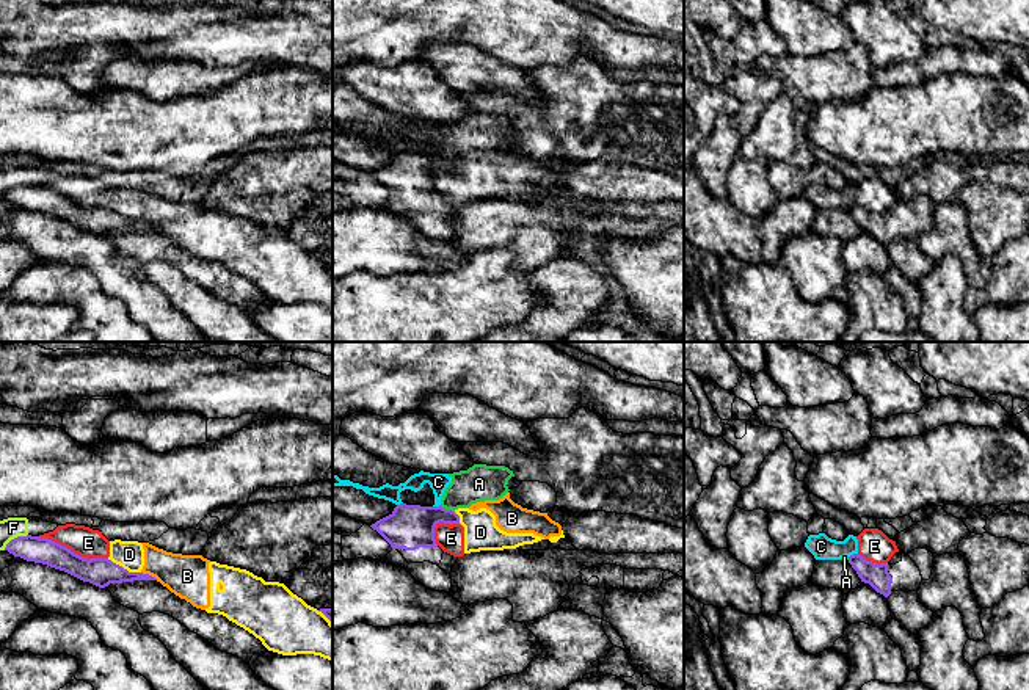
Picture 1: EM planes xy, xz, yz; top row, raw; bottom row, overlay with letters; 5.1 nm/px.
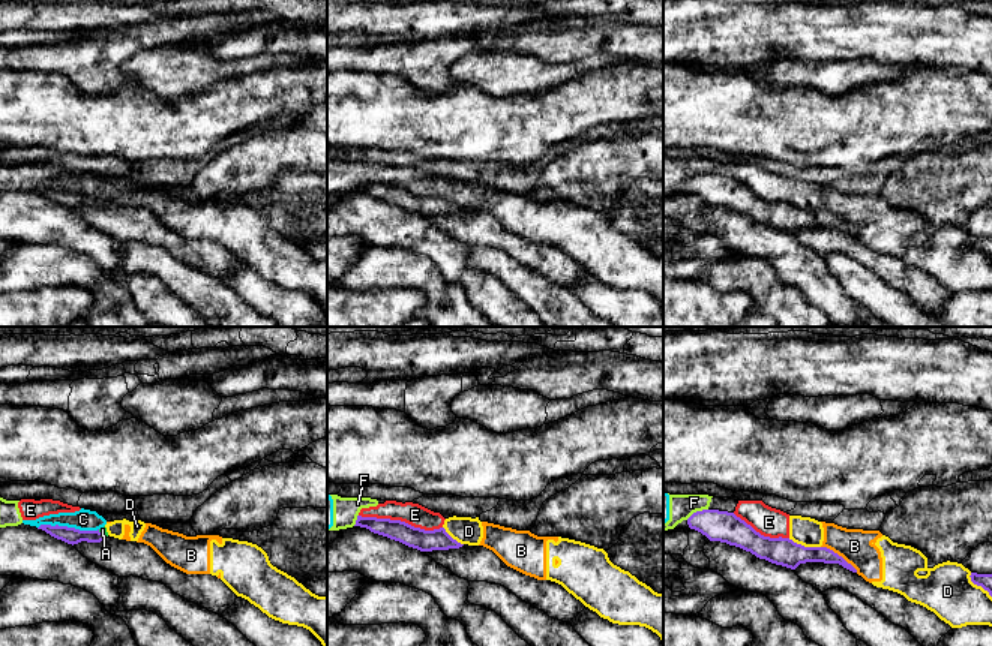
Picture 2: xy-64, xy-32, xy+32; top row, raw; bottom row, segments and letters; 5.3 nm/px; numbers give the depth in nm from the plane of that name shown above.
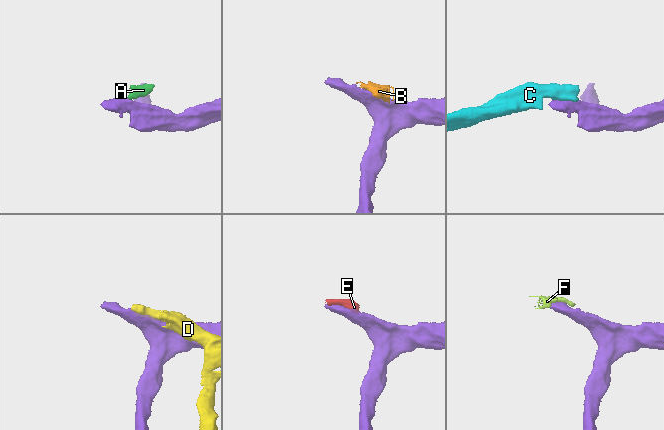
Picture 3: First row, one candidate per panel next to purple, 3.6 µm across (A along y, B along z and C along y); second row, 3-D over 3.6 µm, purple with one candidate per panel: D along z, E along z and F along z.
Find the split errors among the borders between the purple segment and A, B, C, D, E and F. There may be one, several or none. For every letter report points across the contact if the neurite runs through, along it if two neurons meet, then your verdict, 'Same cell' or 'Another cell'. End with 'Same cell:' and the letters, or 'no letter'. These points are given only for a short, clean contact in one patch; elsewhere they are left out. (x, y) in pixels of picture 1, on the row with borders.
A: Boundary: xz (439, 505), (454, 512). Another cell
B: Boundary: xy (141, 571), (157, 579). Another cell
C: Boundary: yz (857, 552), (849, 557). Another cell
D: Another cell
E: Boundary: xy (38, 537), (54, 540), (88, 559), (107, 559). Another cell
F: Boundary: xy (27, 533), (14, 537), (3, 549). Another cell
Same cell: no letter

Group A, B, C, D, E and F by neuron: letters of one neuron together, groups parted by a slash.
A B C D E F

